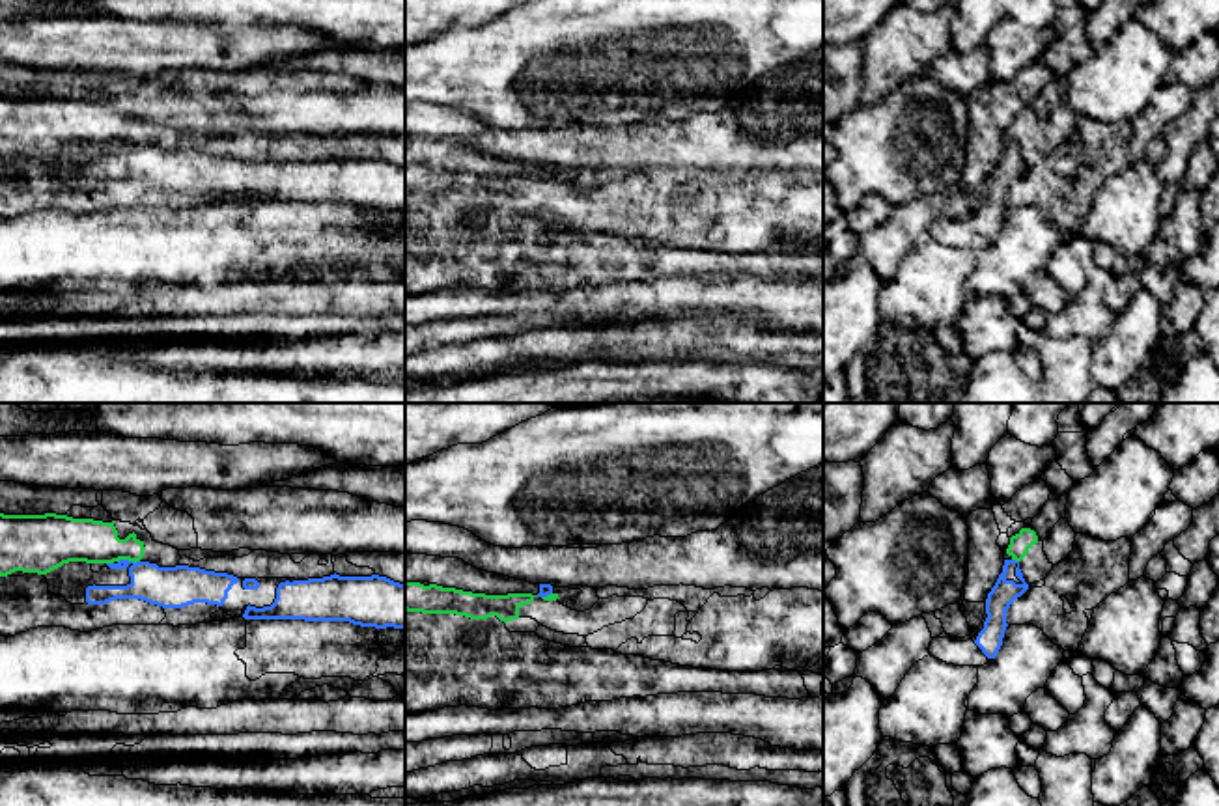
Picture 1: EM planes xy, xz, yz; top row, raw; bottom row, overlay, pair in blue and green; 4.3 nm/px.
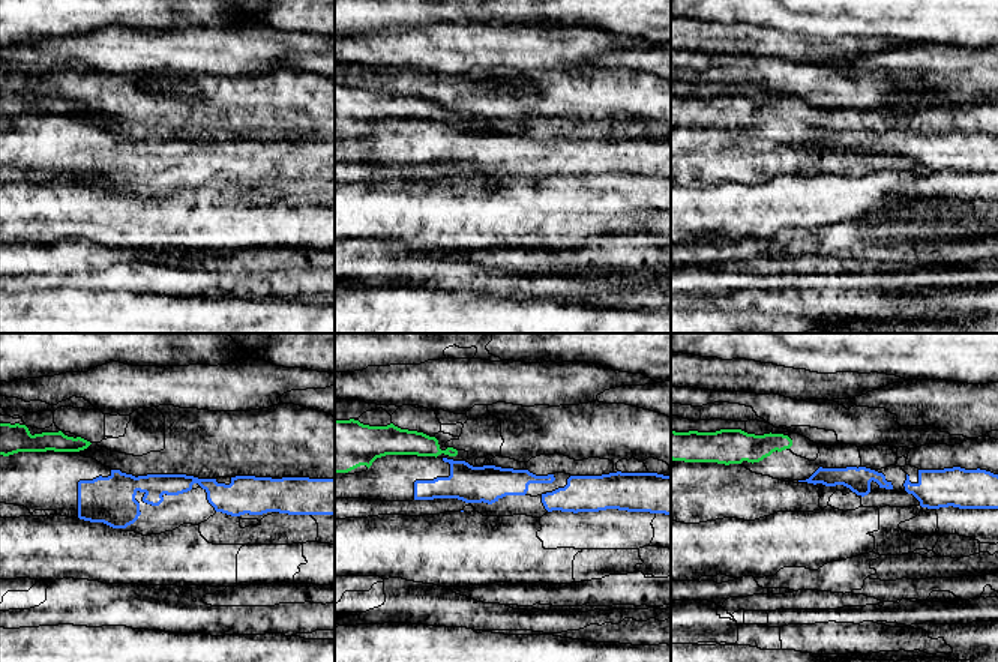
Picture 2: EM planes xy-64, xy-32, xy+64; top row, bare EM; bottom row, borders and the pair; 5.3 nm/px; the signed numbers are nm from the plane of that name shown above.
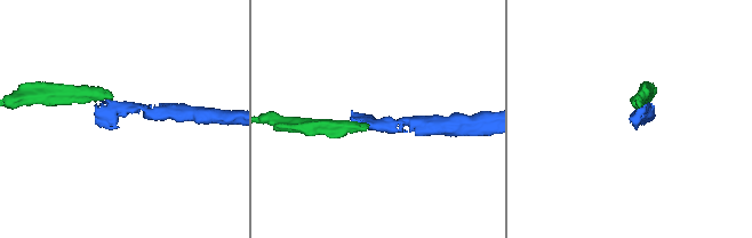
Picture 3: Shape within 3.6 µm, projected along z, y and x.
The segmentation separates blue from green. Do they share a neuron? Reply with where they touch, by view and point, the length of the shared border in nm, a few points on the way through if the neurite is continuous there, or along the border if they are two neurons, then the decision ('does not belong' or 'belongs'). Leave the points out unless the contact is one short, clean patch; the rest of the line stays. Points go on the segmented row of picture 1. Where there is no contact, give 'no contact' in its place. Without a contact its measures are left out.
xy (127, 560) | 100 nm | along xy (139, 560), (118, 562) | does not belong

